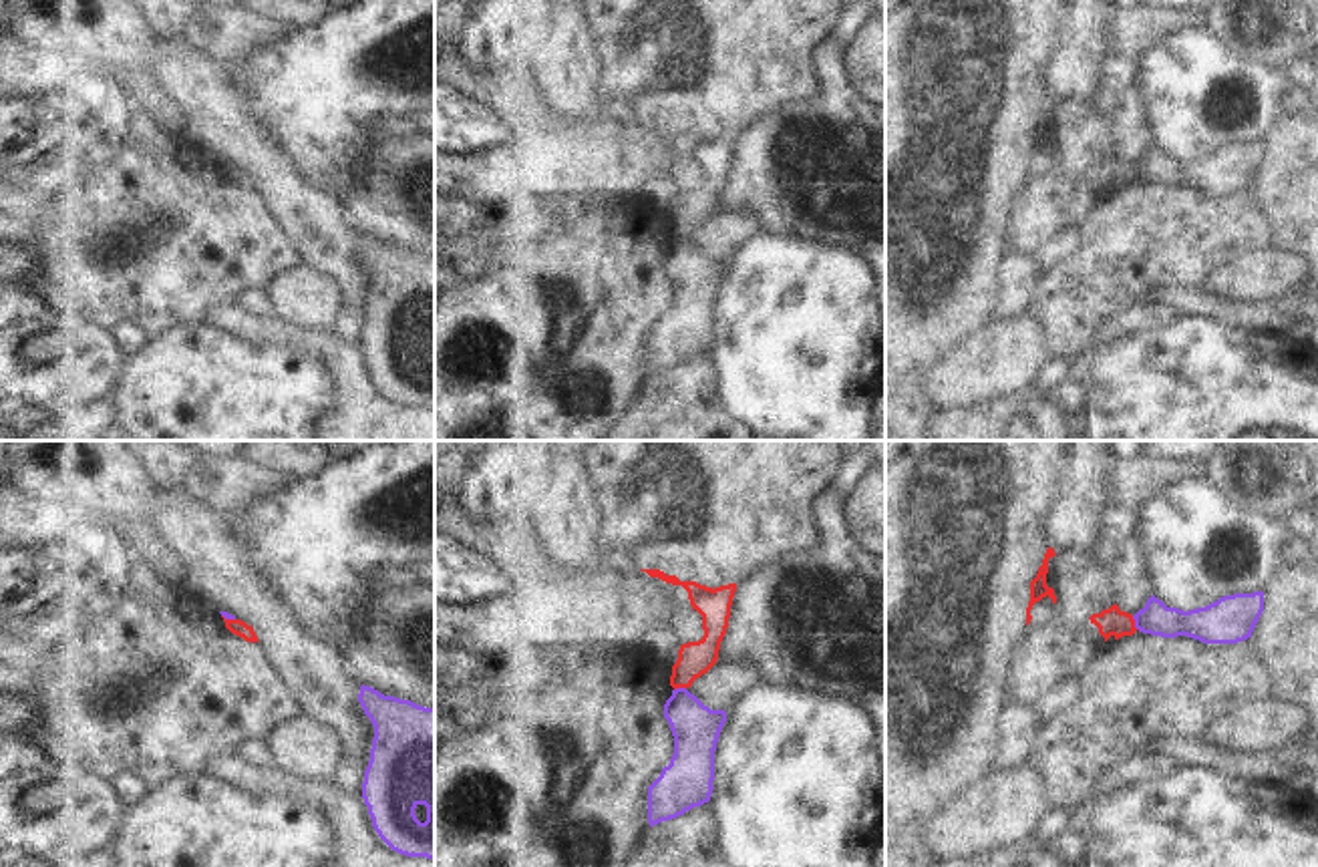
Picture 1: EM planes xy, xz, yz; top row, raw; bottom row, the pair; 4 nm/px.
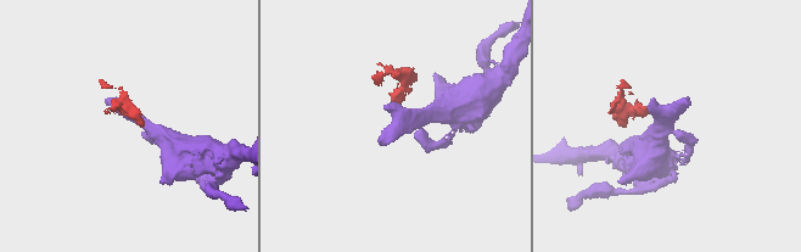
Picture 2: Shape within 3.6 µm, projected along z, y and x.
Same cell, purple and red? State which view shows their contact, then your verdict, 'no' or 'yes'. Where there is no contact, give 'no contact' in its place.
meets purple in yz; no

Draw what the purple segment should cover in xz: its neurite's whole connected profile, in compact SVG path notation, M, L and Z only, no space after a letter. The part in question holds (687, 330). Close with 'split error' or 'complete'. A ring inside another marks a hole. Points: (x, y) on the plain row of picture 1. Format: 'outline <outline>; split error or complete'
outline M676 237L664 253L664 268L674 286L674 304L648 336L650 376L710 350L714 300L726 262L710 259L686 237Z; complete

